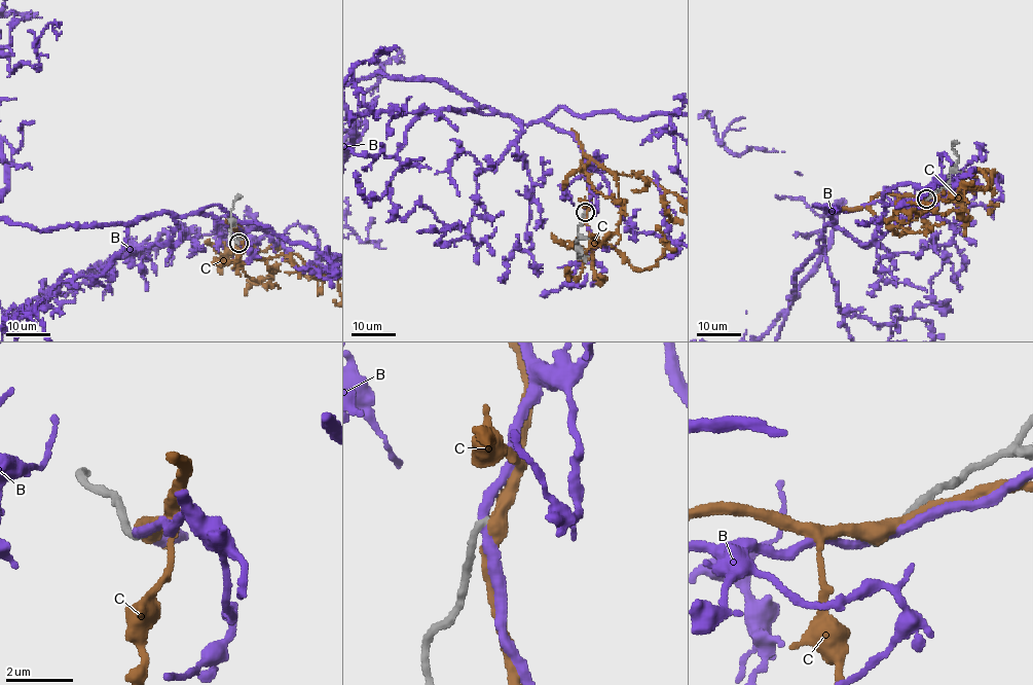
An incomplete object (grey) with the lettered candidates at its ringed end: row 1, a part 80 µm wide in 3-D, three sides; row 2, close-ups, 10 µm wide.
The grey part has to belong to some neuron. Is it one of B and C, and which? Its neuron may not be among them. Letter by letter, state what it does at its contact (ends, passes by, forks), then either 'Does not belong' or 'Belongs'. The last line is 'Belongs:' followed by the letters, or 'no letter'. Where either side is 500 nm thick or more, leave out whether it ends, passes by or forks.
B: It passes by. Does not belong
C: It passes by. Does not belong
Belongs: no letter

